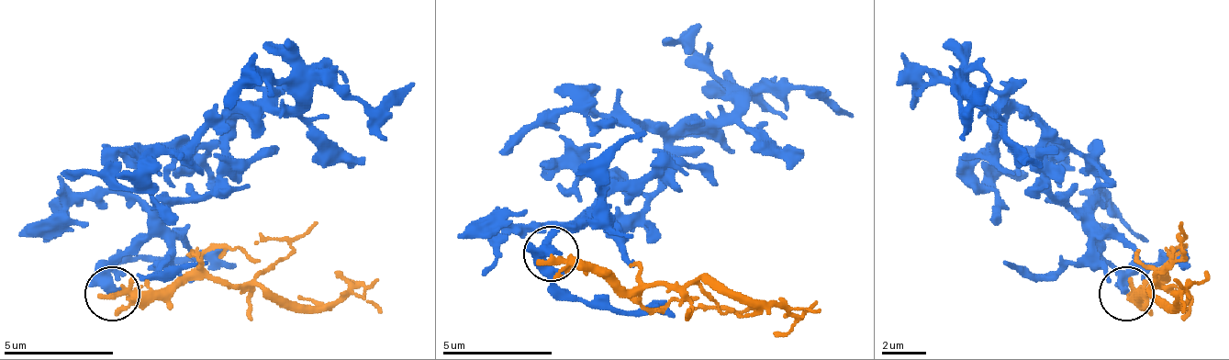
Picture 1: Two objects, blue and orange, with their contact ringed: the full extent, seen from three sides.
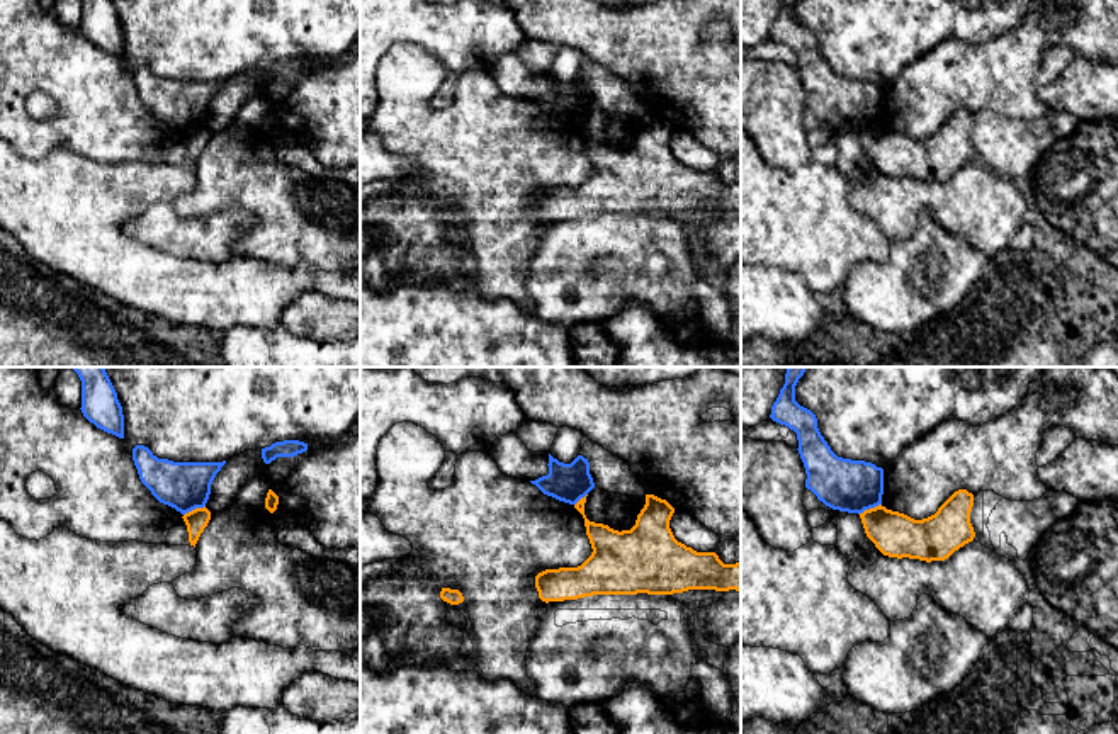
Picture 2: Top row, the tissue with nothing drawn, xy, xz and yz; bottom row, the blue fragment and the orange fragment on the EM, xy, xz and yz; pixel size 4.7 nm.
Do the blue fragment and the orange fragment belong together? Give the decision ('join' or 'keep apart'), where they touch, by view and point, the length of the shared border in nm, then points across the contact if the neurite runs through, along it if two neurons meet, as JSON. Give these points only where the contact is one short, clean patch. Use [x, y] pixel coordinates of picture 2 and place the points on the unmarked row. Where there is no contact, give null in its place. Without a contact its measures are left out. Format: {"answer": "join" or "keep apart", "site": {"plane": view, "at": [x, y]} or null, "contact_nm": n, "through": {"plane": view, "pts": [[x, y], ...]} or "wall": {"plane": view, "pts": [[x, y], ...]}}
{"answer": "keep apart", "site": {"plane": "yz", "at": [869, 128]}, "contact_nm": 120, "wall": {"plane": "yz", "pts": [[880, 123], [858, 133]]}}

